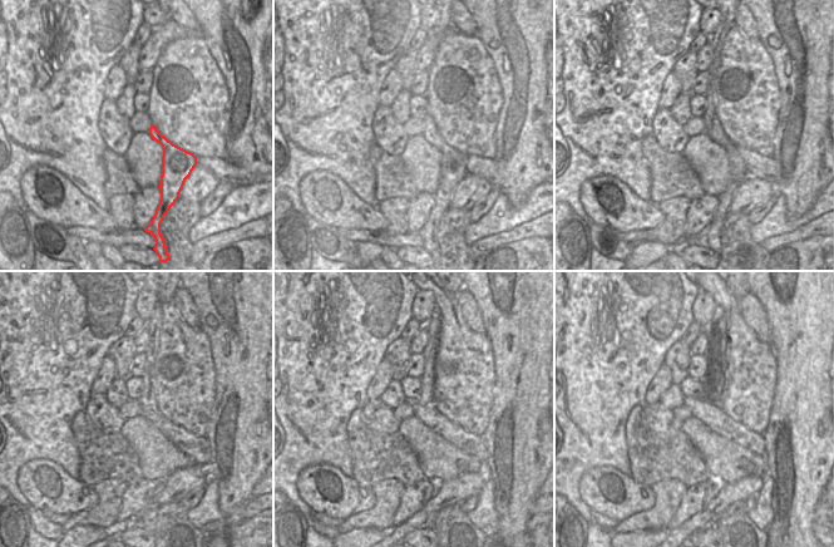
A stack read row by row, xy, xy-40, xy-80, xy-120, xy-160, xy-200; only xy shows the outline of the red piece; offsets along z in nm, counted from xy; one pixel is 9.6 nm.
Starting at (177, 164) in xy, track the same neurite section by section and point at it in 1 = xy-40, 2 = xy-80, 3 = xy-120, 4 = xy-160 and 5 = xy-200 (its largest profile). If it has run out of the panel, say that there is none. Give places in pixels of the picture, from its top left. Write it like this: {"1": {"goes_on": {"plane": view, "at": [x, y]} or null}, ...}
{"1": {"goes_on": {"plane": "xy-40", "at": [453, 163]}}, "2": {"goes_on": {"plane": "xy-80", "at": [714, 131]}}, "3": {"goes_on": {"plane": "xy-120", "at": [147, 400]}}, "4": {"goes_on": {"plane": "xy-160", "at": [433, 326]}}, "5": {"goes_on": {"plane": "xy-200", "at": [714, 328]}}}

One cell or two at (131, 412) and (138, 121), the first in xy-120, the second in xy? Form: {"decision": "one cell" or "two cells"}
{"decision": "one cell"}

